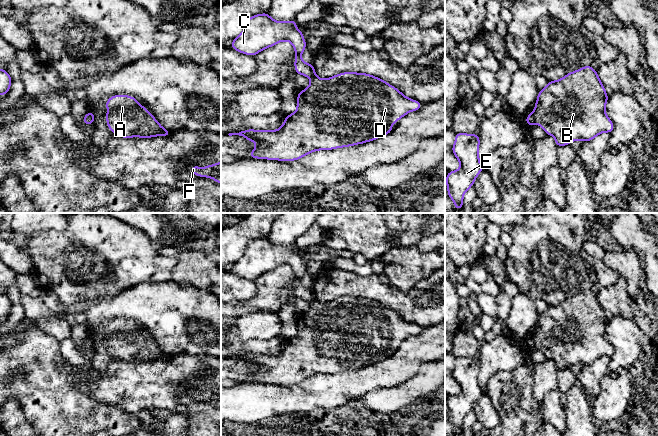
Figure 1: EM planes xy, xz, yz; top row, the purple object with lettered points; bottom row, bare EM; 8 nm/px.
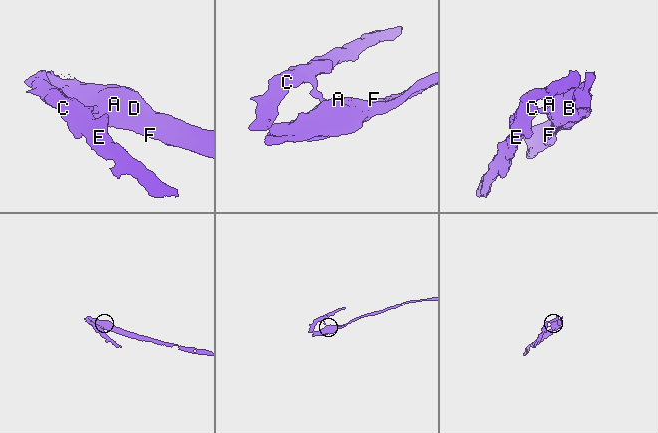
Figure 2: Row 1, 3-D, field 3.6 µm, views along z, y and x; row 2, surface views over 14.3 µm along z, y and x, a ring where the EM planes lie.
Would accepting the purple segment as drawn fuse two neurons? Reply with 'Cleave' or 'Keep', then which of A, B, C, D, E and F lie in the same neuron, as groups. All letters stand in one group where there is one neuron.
Cleave. Groups: A B D F / C E

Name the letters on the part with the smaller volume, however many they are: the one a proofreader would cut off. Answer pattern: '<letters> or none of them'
C, E

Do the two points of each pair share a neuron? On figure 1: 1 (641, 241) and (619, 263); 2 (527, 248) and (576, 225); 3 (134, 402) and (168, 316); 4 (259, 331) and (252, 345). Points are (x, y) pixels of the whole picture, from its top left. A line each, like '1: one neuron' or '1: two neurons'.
1: two neurons
2: one neuron
3: two neurons
4: two neurons

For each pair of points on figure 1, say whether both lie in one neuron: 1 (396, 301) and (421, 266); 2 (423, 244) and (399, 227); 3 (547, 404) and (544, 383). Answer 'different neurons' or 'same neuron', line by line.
1: different neurons
2: different neurons
3: different neurons

